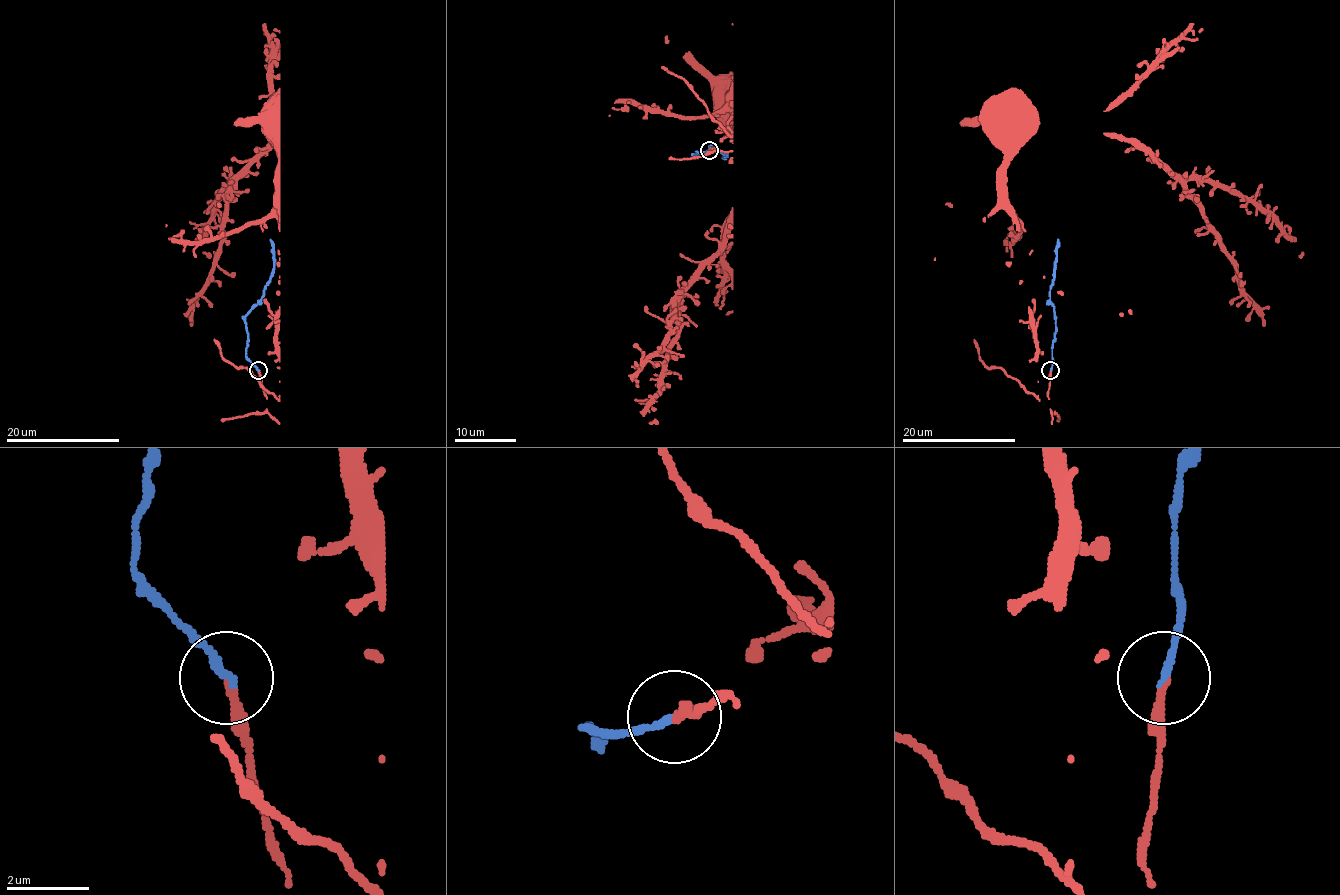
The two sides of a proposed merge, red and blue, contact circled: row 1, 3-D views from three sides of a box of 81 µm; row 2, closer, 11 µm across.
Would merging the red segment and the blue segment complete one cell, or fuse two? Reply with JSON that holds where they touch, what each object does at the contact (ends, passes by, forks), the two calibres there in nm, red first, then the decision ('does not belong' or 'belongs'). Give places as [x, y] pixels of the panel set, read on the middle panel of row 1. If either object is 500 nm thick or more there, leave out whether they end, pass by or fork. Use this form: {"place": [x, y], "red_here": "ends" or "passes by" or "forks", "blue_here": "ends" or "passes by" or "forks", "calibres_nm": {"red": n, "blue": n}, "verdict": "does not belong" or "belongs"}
{"place": [709, 150], "red_here": "ends", "blue_here": "ends", "calibres_nm": {"red": 200, "blue": 190}, "verdict": "belongs"}

